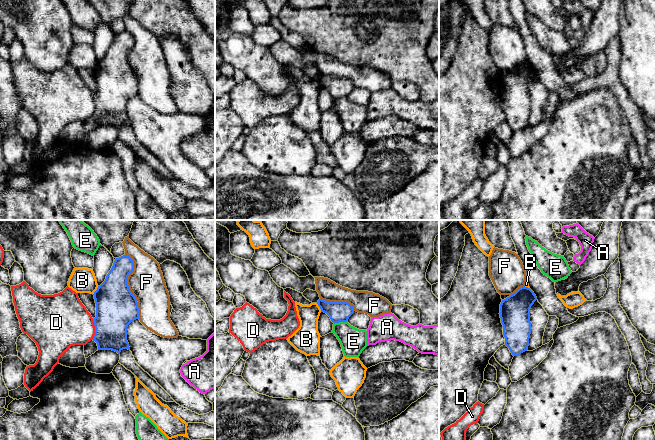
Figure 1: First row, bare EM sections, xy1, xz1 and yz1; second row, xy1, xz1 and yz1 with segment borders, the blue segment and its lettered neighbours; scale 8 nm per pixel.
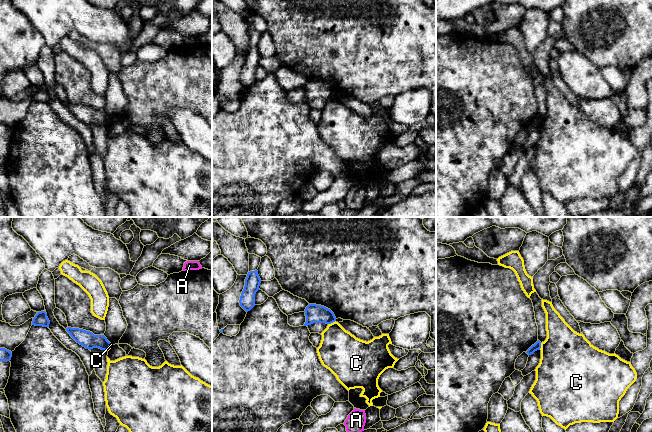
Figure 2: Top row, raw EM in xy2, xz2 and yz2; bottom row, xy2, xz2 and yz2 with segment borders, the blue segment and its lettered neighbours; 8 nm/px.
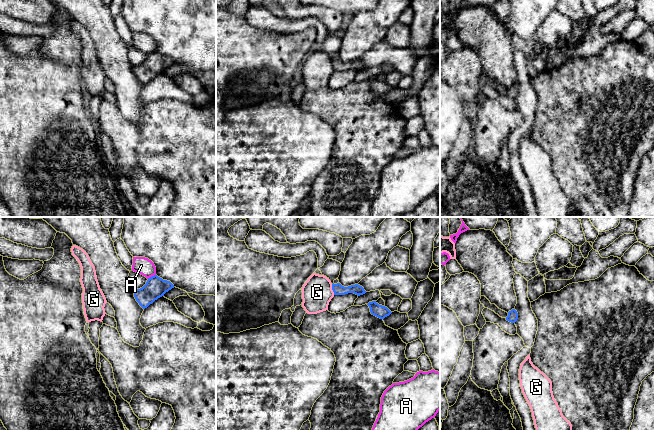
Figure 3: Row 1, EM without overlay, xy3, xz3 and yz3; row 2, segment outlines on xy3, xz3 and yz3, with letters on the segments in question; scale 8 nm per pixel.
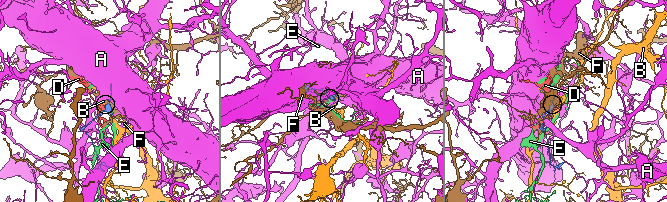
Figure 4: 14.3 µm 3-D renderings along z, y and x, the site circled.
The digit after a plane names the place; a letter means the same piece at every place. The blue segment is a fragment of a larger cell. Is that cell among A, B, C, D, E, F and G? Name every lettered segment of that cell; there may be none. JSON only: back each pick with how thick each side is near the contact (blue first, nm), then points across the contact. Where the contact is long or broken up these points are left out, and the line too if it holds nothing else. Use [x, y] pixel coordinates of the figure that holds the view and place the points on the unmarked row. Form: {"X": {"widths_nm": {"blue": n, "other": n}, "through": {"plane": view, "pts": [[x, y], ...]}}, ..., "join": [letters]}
{"join": []}

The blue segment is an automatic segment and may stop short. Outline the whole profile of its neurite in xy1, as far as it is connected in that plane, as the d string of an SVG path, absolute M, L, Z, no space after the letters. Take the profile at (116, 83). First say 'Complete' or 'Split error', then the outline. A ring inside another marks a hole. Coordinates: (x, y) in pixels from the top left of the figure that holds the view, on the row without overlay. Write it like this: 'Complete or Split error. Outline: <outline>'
Complete. Outline: M128 31L116 34L105 57L94 68L96 93L93 95L95 111L92 115L97 119L98 126L112 126L120 130L123 125L130 126L127 117L127 103L139 95L138 78L129 65L127 54L134 46L134 37Z

